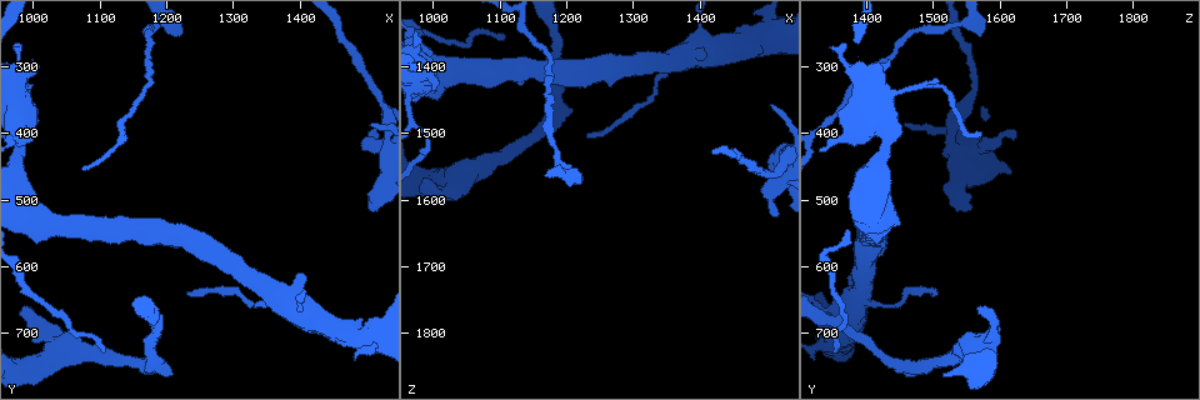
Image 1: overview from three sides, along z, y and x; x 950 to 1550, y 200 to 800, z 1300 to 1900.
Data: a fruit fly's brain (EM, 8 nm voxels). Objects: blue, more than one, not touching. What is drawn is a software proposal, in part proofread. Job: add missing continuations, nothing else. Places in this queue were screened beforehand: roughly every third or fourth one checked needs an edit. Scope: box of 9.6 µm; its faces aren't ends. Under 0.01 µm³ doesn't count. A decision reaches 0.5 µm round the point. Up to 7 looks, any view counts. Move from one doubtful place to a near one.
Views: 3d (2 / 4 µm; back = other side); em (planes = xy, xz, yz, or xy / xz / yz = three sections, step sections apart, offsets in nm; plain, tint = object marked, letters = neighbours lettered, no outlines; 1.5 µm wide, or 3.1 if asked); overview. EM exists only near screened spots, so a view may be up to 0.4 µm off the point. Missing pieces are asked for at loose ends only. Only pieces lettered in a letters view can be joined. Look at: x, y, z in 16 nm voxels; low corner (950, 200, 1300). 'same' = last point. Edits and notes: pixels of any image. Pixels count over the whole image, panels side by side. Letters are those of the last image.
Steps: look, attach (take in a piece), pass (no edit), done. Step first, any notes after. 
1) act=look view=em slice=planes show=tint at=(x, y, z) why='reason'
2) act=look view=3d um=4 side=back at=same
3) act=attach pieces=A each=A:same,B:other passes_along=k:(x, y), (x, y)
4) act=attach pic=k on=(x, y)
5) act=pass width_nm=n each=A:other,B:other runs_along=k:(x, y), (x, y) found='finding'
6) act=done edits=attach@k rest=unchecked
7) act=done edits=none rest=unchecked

act=look view=3d um=4 at=(1505, 510, 1555) why='branch stops here'

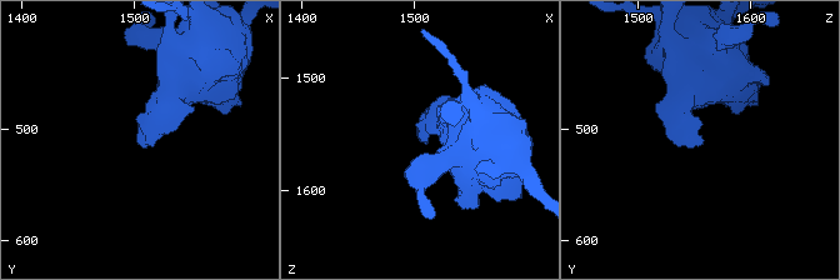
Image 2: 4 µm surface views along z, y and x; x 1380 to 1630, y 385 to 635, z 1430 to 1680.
act=look view=em slice=planes show=plain at=(1506, 512, 1556)

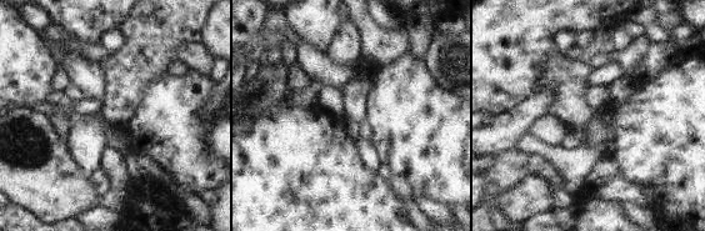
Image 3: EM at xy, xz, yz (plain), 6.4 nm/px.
act=look view=em slice=planes show=letters at=same

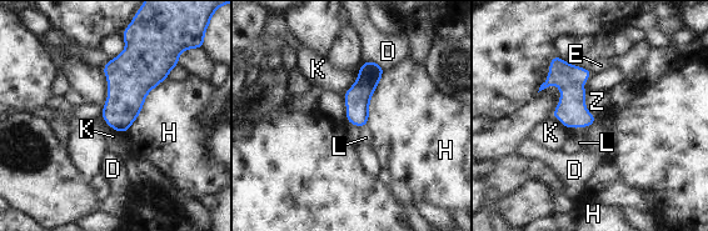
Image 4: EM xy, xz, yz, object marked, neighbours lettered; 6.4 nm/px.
act=pass each=D:other,E:other,H:other,K:other,L:other,Z:other found='no lettered piece goes on from it'

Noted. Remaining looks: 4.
act=look view=3d um=4 at=(1405, 610, 1380) why='stops while still wide'

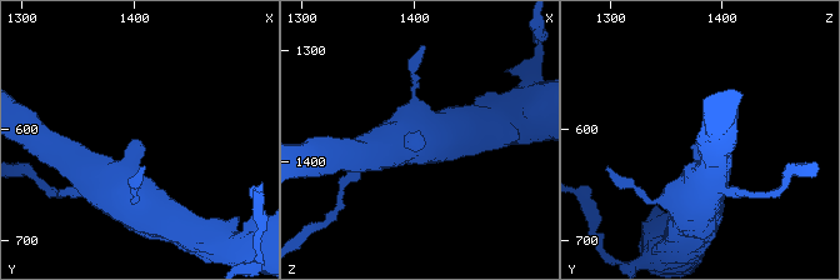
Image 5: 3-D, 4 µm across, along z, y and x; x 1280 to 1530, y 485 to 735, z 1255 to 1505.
act=look view=em slice=planes show=letters at=(1406, 612, 1386) why='shape alone is not enough'

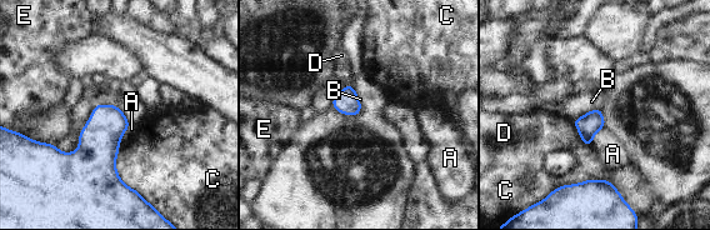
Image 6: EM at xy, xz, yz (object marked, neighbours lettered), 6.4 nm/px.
act=pass each=A:other,B:other,C:other,D:other,E:other found='none of them fits'

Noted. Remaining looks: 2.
act=look view=em slice=planes show=letters at=(1210, 760, 1460)

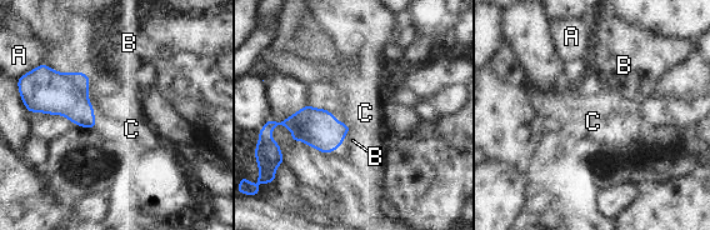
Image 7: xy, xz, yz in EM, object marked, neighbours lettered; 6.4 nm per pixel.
act=attach pieces=C each=A:other,B:other,C:same found='the neuron continues'

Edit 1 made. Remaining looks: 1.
act=done edits=attach@7 rest=unchecked

